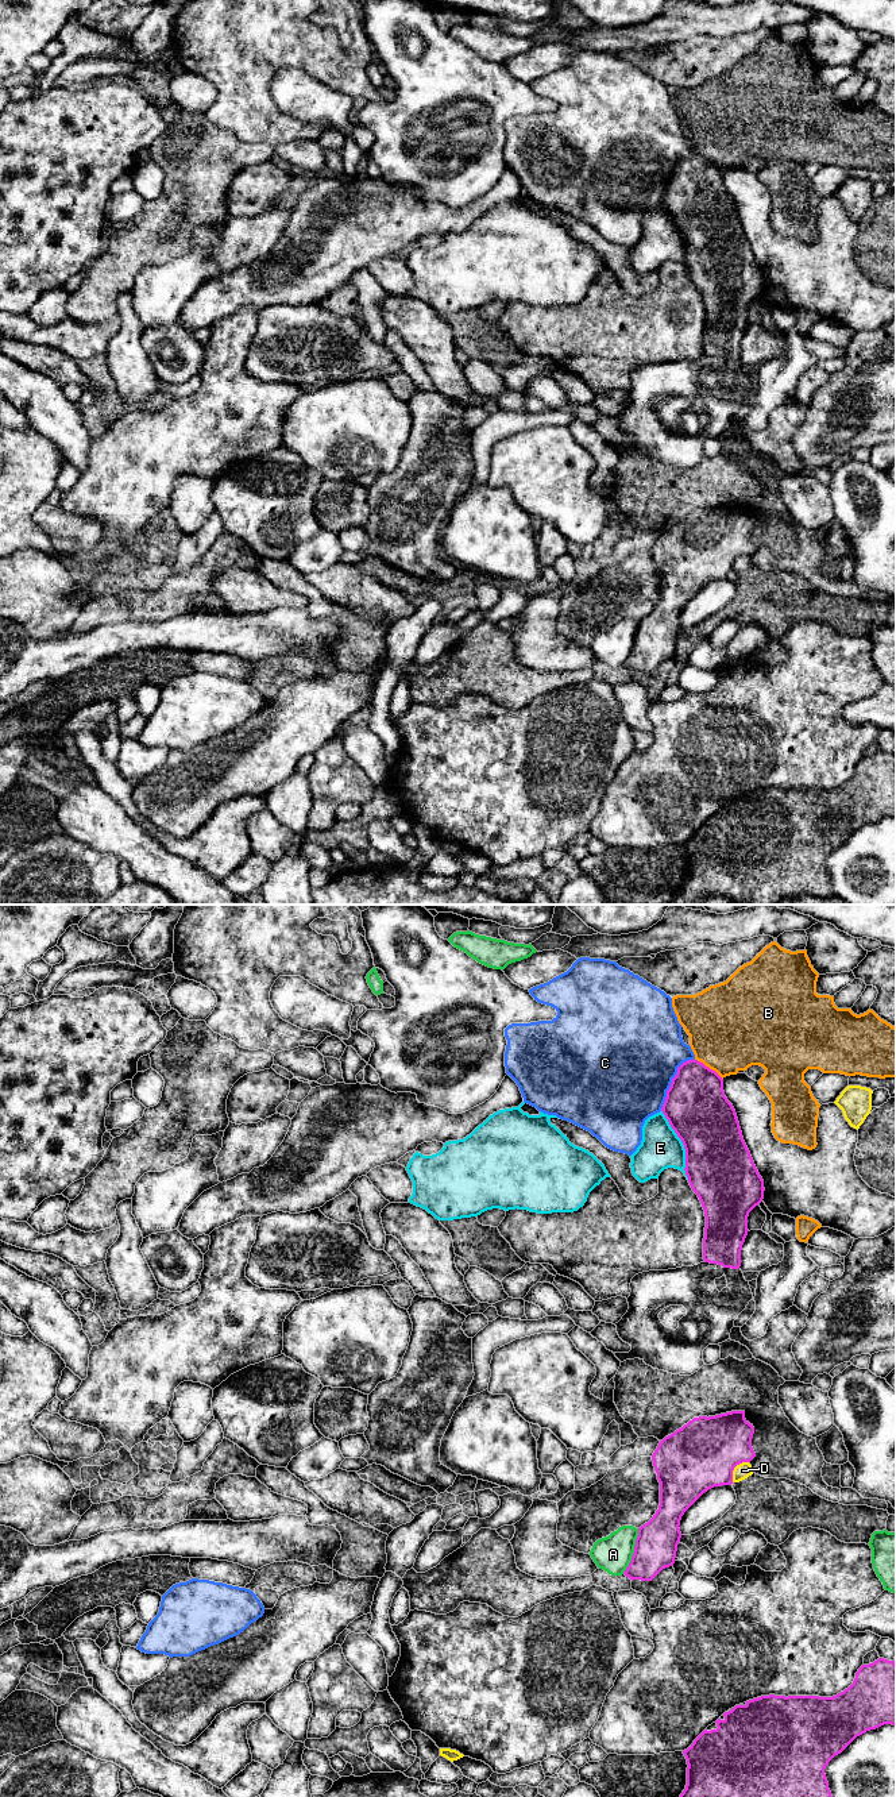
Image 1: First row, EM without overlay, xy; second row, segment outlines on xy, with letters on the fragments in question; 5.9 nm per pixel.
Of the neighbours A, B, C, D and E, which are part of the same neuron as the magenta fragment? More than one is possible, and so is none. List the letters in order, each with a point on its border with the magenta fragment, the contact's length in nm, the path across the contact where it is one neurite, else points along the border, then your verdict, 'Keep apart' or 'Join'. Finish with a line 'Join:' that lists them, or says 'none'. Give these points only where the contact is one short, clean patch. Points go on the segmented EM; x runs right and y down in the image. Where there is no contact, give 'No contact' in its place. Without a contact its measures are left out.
A: Touches magenta at xy (634, 1551). Shared border 280 nm. Keep apart
B: Touches magenta at xy (707, 1067). Shared border 200 nm. Join
C: Touches magenta at xy (672, 1082). Shared border 380 nm. Keep apart
D: Touches magenta at xy (734, 1466). Shared border 160 nm. Keep apart
E: Touches magenta at xy (683, 1144). Shared border 440 nm. Keep apart
Join: B

